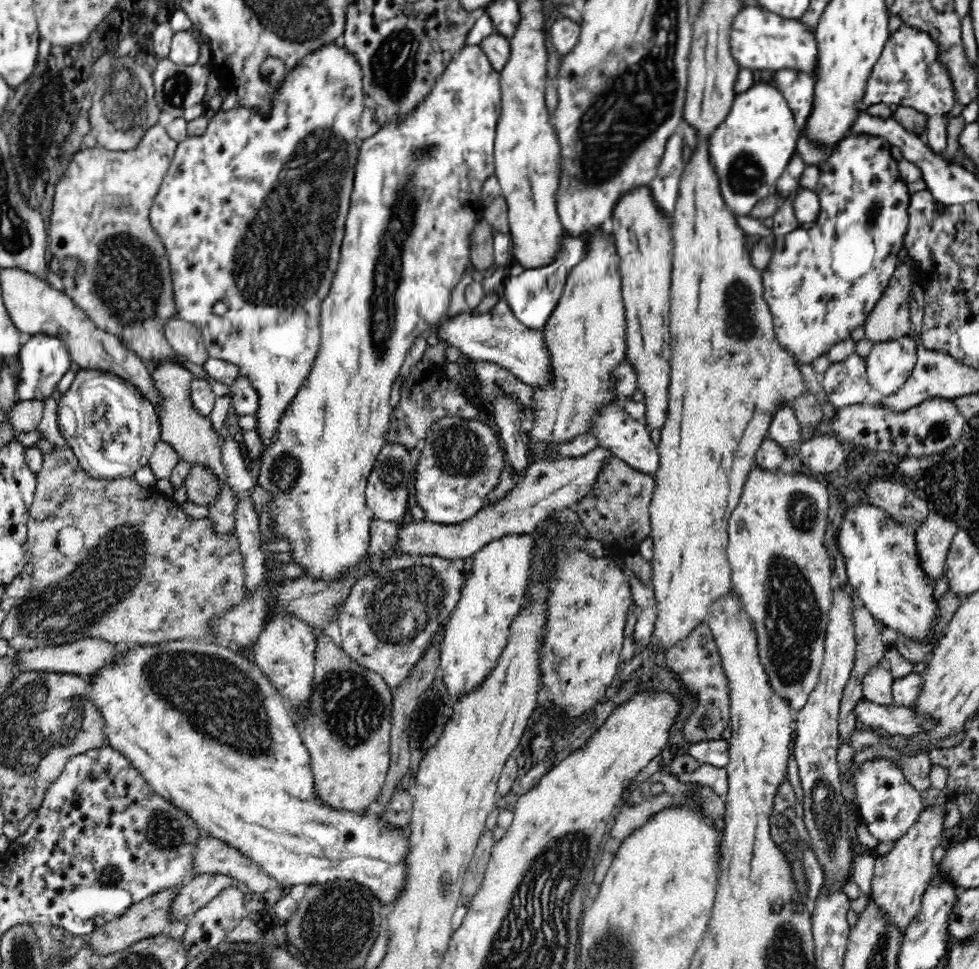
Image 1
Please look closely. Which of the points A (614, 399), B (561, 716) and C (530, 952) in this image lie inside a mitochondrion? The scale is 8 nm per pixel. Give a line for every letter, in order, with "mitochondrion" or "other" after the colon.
A: other
B: other
C: mitochondrion

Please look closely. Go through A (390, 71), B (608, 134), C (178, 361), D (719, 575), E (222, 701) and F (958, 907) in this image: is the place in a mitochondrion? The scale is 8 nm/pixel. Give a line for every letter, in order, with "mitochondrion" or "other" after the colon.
A: mitochondrion
B: mitochondrion
C: other
D: other
E: mitochondrion
F: other

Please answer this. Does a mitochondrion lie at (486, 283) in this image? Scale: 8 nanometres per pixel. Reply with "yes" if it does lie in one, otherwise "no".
no

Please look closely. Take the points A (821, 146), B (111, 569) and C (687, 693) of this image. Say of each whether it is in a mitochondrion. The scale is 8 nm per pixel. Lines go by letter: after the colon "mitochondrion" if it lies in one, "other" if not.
A: other
B: mitochondrion
C: other

